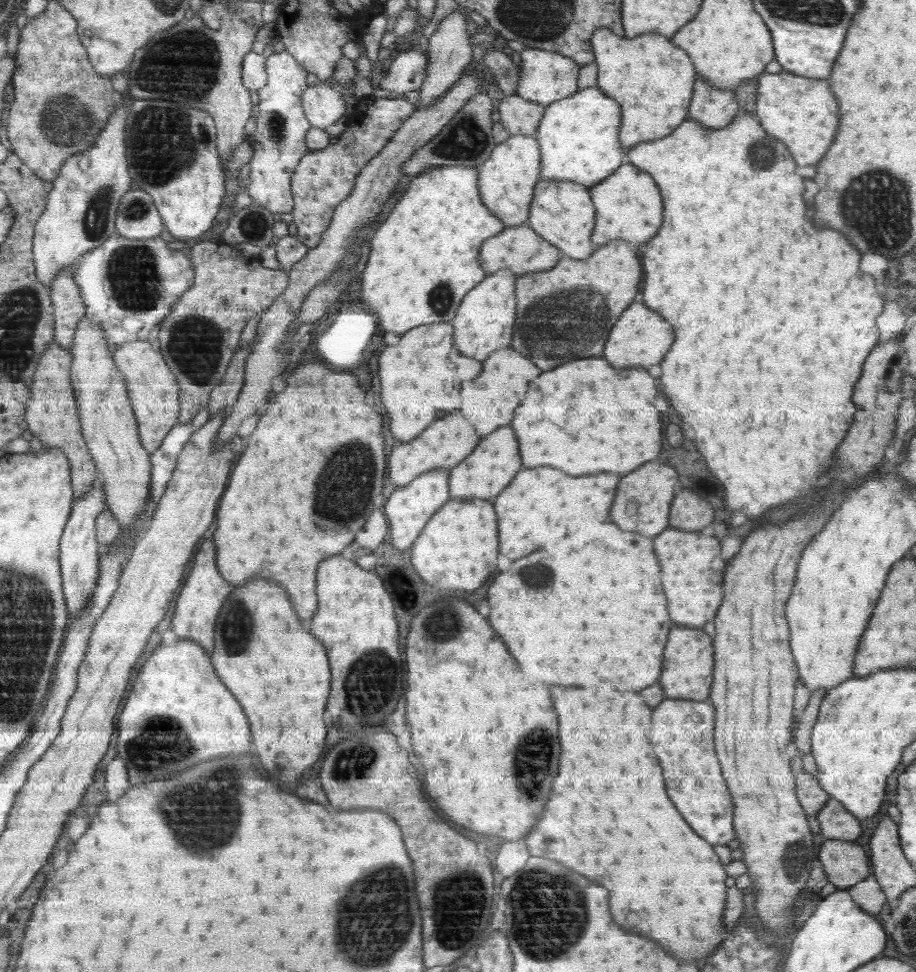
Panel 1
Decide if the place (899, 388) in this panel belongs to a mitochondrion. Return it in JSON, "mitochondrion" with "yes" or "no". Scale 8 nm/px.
{"mitochondrion":"no"}

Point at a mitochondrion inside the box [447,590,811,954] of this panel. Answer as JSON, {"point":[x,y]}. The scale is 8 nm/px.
{"point":[534,753]}

